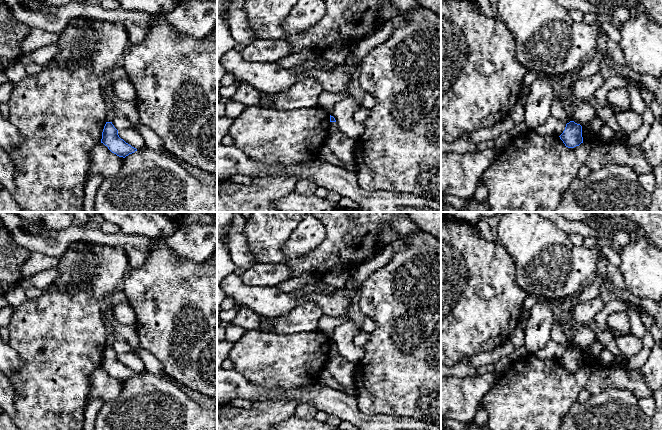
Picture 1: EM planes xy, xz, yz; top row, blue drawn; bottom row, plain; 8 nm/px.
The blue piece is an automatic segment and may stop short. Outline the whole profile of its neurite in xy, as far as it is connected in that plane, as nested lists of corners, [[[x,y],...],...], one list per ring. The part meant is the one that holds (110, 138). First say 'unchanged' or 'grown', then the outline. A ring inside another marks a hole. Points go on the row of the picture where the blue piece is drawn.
unchanged; [[[106,122],[102,132],[101,143],[107,146],[112,153],[123,158],[137,151],[136,148],[119,137],[118,130],[114,127],[112,122]]]

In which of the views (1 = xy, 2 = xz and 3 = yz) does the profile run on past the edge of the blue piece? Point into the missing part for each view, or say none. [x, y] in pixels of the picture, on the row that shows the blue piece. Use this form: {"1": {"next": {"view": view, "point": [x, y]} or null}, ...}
{"1": {"next": null}, "2": {"next": null}, "3": {"next": null}}

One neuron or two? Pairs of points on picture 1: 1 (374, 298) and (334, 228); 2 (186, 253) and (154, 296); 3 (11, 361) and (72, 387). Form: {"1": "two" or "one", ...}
{"1": "two", "2": "two", "3": "two"}

